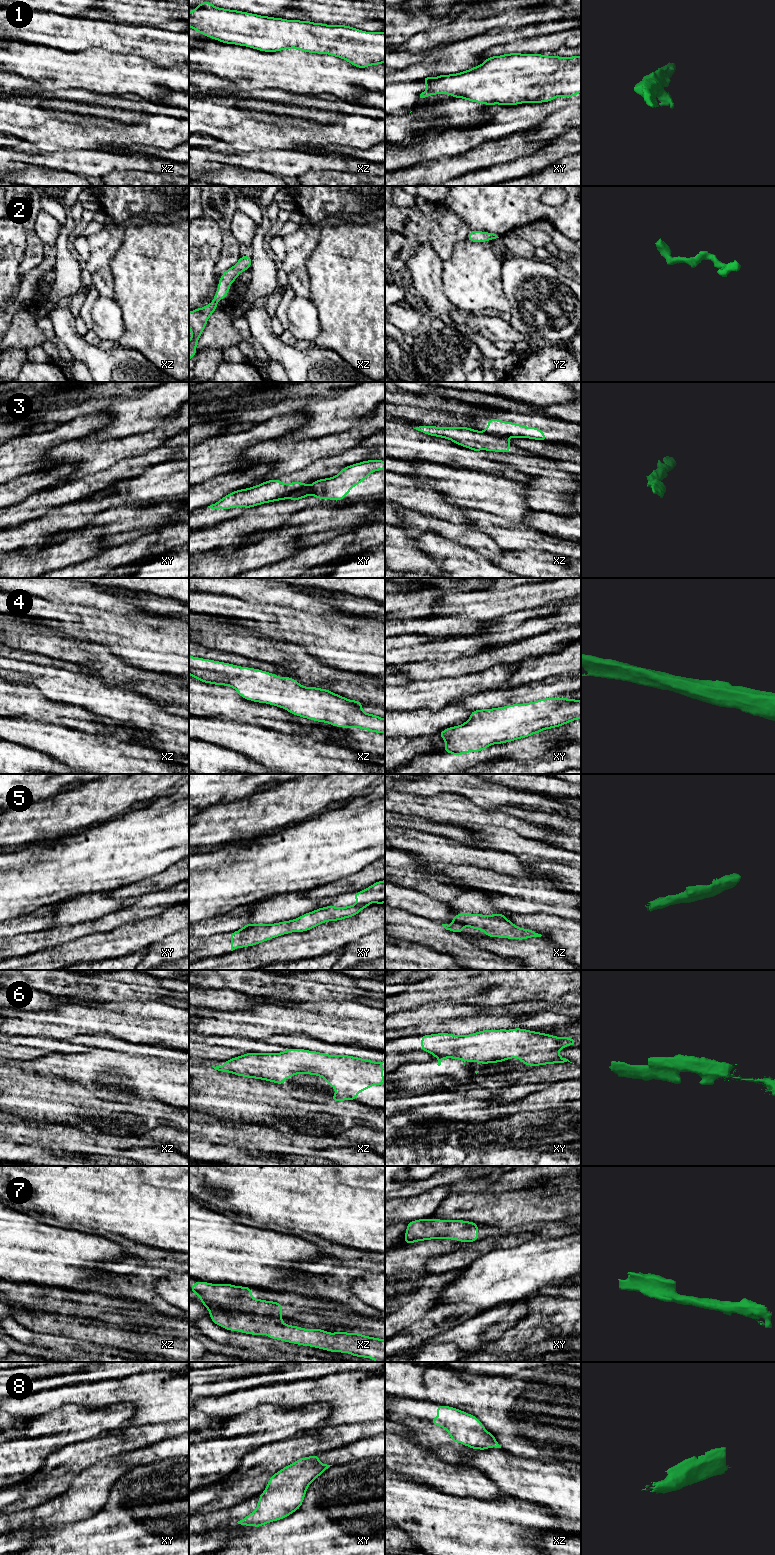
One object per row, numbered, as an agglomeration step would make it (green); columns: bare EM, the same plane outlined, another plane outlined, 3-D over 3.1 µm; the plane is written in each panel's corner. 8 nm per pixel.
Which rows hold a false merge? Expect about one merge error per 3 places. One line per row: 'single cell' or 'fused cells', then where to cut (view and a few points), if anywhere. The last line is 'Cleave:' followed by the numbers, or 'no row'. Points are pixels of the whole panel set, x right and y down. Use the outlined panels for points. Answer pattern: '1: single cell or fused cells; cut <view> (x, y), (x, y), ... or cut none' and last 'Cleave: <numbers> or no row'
1: single cell; cut none
2: single cell; cut none
3: fused cells; cut xz (483, 431), (503, 436)
4: single cell; cut none
5: single cell; cut none
6: single cell; cut none
7: single cell; cut none
8: single cell; cut none
Cleave: 3

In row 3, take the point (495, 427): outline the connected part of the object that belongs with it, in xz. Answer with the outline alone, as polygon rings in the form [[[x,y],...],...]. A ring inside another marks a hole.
[[[488,418],[487,421],[489,424],[484,432],[488,434],[547,441],[546,435],[538,427],[522,426],[521,424],[506,422],[495,418]]]

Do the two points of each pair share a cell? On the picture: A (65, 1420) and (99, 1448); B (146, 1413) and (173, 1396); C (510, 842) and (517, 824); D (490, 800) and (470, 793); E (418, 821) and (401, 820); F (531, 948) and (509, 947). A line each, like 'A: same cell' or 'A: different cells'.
A: different cells
B: same cell
C: different cells
D: same cell
E: same cell
F: same cell

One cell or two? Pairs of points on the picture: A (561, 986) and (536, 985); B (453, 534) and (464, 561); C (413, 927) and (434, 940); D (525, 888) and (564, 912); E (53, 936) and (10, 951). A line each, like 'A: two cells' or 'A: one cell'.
A: two cells
B: two cells
C: one cell
D: one cell
E: one cell

